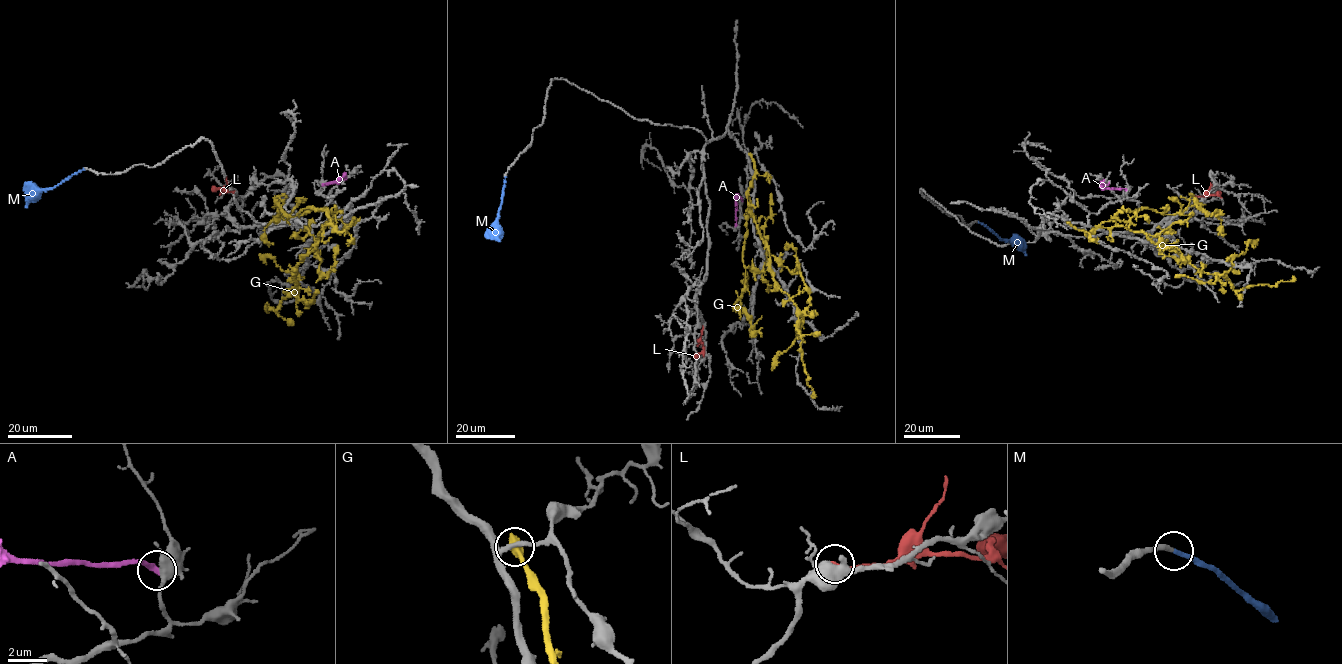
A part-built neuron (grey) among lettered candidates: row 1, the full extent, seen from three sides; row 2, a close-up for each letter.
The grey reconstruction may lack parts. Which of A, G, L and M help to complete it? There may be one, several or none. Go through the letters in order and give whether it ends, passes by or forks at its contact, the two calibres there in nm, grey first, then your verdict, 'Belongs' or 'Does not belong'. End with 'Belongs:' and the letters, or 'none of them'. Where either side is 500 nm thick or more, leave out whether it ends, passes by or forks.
A: It ends there. Thickness 380 nm (grey) against 280 nm. Does not belong
G: Thickness 200 nm (grey) against 550 nm. Does not belong
L: It ends there. Thickness 460 nm (grey) against 180 nm. Does not belong
M: It ends there. Thickness 300 nm (grey) against 220 nm. Belongs
Belongs: M

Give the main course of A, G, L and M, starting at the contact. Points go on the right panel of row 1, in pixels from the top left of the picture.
A: (1125, 190), (1103, 187), (1102, 183), (1109, 181)
G: (1068, 222), (1086, 233), (1121, 226), (1142, 231), (1197, 269), (1225, 275), (1235, 290), (1295, 278)
L: (1195, 196), (1218, 193)
M: (978, 222), (1001, 240), (1012, 241), (1026, 256)

